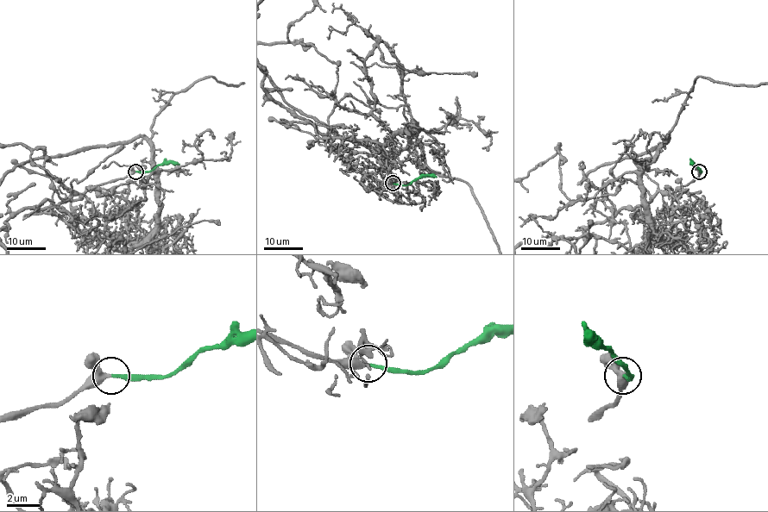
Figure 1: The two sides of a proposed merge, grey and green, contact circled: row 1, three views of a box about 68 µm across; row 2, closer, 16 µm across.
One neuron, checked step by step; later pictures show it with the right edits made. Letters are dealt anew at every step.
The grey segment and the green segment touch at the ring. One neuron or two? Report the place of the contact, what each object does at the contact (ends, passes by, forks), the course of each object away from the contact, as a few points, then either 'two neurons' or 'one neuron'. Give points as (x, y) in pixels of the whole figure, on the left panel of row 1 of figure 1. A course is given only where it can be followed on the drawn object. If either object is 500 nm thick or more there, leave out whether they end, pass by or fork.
place (135, 171); grey passes by; green ends; course green (135, 171), (150, 171), (166, 162), (179, 164); one neuron

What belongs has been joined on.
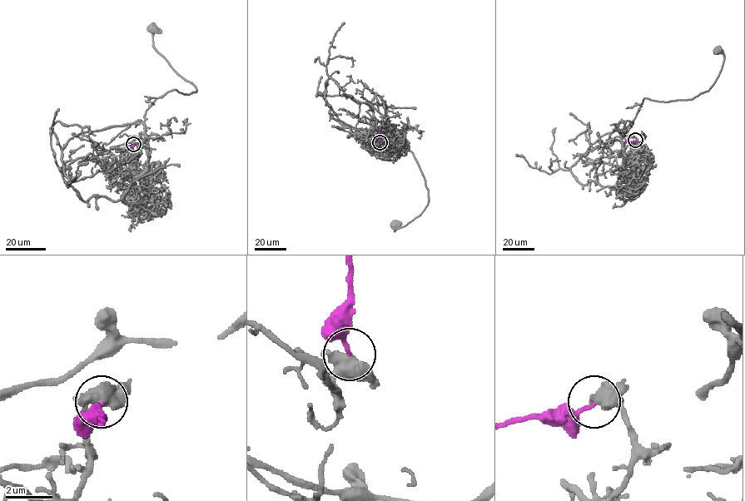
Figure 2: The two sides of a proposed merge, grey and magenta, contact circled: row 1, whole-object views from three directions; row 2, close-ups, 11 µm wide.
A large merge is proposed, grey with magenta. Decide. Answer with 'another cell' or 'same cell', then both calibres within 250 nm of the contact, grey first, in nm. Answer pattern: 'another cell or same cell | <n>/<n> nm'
another cell | 550/180 nm

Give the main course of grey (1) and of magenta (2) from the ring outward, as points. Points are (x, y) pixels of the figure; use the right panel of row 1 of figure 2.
1: (636, 140), (634, 155), (625, 165), (622, 137), (644, 98), (669, 101), (707, 91), (722, 65), (717, 50)
2: (636, 140), (624, 141)

